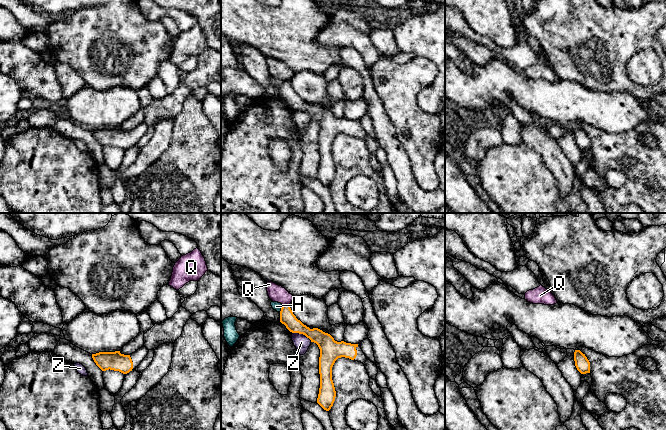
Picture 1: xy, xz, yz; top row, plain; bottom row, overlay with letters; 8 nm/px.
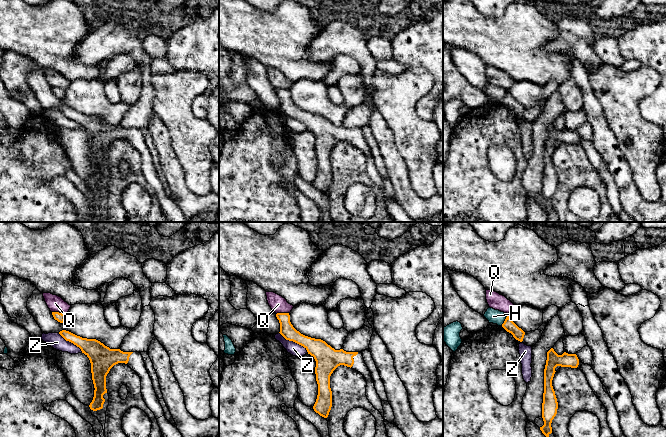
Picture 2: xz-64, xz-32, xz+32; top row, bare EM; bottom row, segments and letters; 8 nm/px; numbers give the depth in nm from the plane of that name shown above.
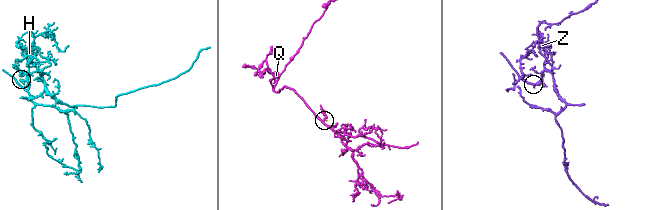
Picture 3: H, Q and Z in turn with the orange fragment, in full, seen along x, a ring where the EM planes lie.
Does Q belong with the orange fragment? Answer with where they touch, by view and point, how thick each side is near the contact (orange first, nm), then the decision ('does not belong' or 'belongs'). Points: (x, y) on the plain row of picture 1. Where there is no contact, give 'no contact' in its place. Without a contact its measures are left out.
xz (285, 81) | 120/140 nm | does not belong

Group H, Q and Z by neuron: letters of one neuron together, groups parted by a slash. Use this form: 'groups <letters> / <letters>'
groups H / Q / Z

